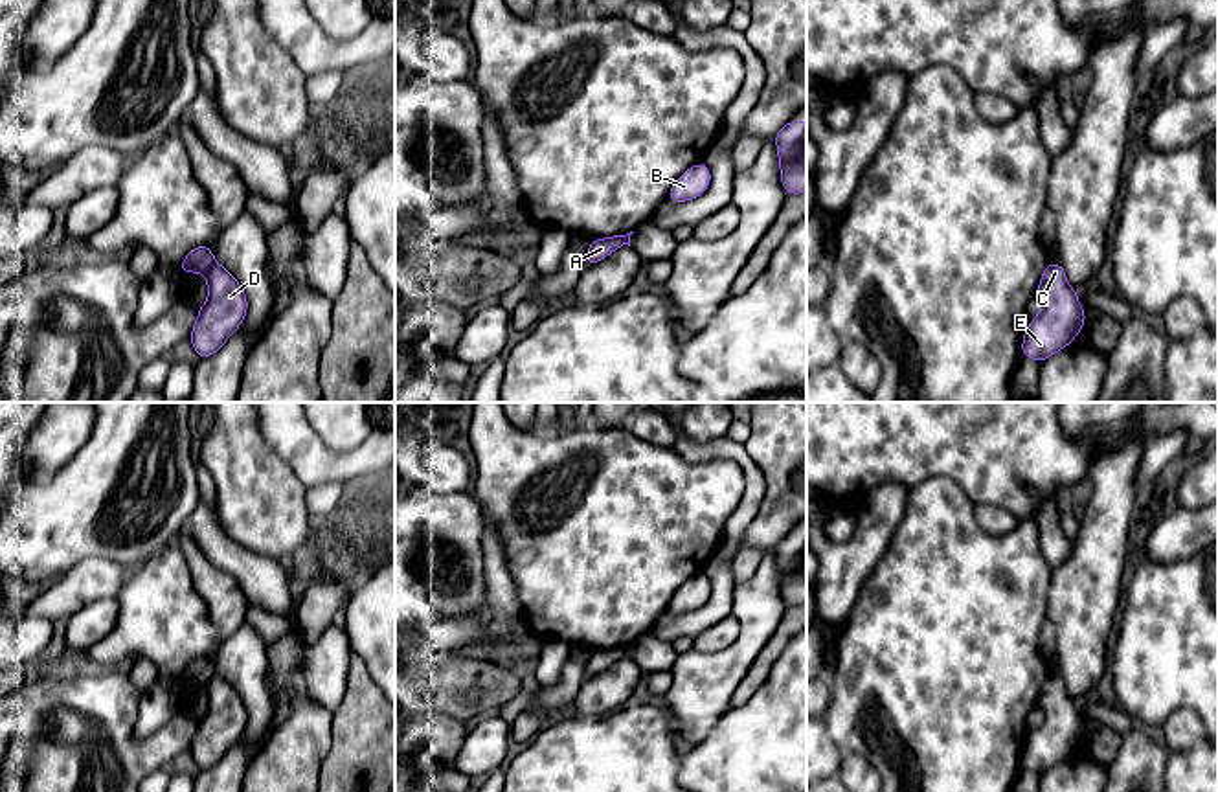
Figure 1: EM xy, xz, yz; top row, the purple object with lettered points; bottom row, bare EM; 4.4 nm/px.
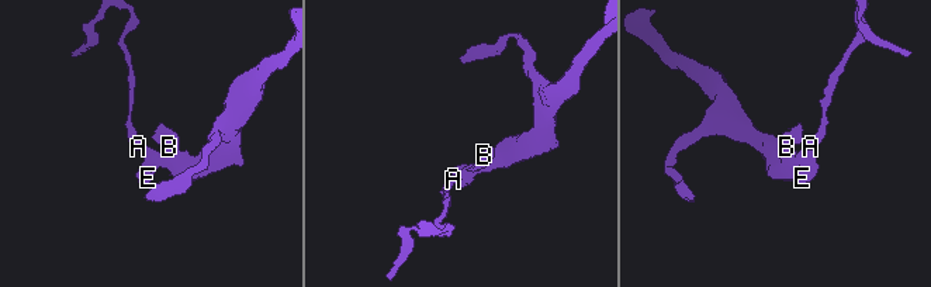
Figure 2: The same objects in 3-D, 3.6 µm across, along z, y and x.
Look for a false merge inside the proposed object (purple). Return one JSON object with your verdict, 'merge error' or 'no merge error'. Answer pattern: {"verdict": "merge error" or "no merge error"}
{"verdict": "merge error"}

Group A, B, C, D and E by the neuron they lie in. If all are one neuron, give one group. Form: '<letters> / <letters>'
A / B C D E

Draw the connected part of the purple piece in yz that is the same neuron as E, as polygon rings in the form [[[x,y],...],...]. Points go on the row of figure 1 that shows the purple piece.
[[[1060,263],[1045,266],[1036,300],[1042,301],[1042,312],[1025,329],[1021,355],[1042,364],[1075,340],[1086,323],[1086,311]]]

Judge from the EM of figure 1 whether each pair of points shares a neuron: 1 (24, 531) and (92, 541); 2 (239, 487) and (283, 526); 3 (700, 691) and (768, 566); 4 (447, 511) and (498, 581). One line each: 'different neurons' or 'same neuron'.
1: same neuron
2: same neuron
3: same neuron
4: different neurons

